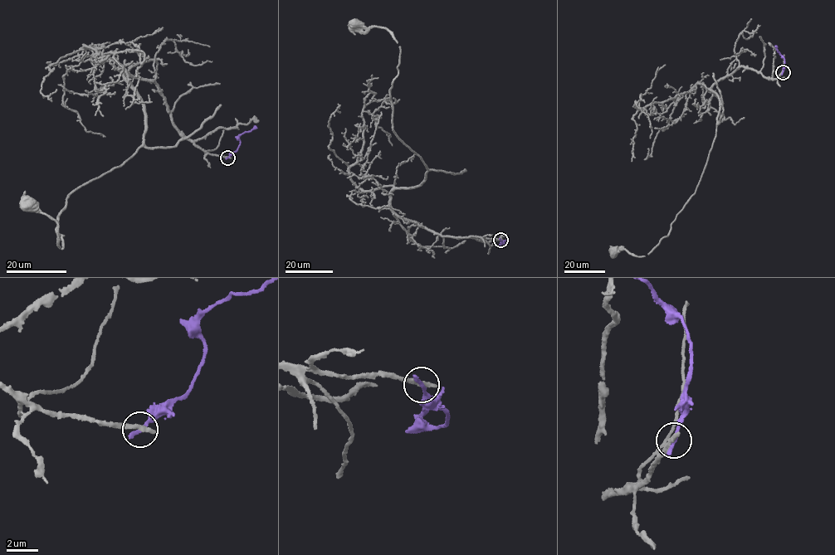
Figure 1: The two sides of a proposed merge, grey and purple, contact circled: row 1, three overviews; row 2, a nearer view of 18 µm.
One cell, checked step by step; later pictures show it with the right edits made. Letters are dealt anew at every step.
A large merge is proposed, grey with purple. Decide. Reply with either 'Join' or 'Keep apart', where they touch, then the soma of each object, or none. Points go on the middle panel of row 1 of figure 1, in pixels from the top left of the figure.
Keep apart. Place: (500, 240). Soma of grey: (355, 23). Soma of purple: none

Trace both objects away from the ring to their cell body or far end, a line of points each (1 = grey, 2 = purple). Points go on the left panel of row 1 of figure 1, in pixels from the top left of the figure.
1: (227, 157), (195, 146), (155, 84), (125, 71), (143, 145), (67, 197), (64, 247), (28, 203)
2: (227, 157), (237, 148), (239, 137), (257, 128)

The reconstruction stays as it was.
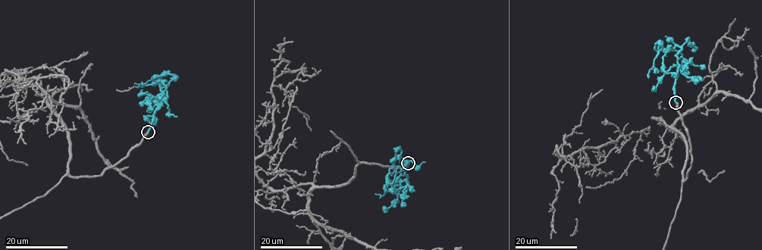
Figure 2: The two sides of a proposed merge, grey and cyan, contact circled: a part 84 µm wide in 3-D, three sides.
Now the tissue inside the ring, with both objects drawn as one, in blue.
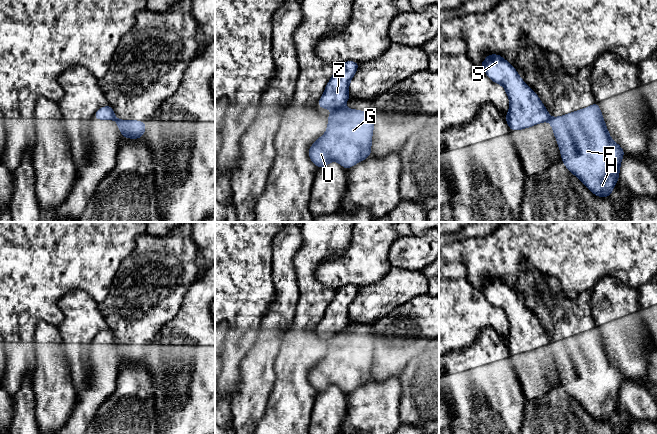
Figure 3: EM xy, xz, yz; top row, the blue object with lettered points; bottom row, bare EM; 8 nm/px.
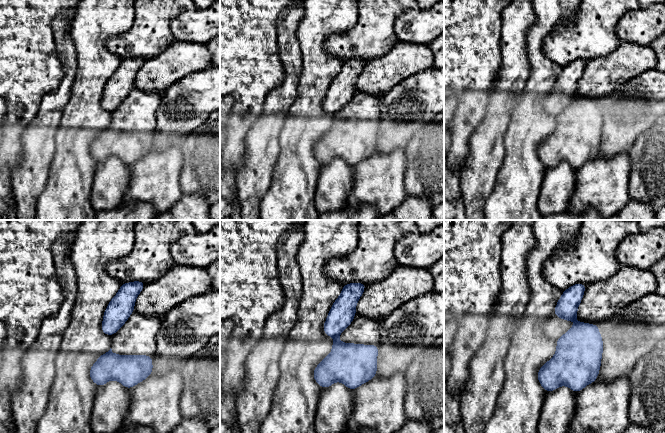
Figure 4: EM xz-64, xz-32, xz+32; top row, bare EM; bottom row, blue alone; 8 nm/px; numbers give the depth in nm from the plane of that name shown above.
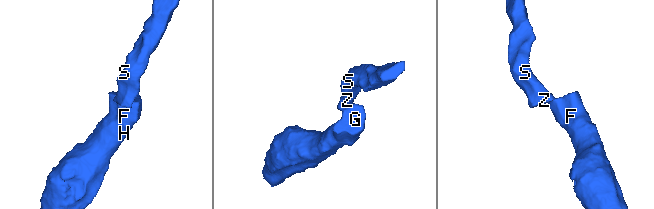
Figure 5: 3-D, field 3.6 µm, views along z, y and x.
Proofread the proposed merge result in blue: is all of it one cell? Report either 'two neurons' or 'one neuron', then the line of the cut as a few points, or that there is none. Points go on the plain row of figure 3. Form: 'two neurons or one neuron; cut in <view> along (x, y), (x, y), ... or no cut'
two neurons; cut in xz along (343, 330), (334, 335)

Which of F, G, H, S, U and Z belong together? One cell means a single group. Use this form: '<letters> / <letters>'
F G H U / S Z

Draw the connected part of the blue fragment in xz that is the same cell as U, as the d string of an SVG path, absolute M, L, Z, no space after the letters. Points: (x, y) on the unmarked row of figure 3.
M340 331L327 344L326 356L308 374L310 384L318 393L336 385L349 394L370 380L374 355L370 335Z

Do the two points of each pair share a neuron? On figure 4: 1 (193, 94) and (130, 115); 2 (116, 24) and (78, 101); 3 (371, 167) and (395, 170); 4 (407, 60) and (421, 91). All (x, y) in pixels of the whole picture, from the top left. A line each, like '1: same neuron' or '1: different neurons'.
1: different neurons
2: same neuron
3: same neuron
4: different neurons

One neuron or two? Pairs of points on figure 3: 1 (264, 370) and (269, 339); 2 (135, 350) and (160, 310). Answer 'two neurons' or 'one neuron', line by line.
1: one neuron
2: one neuron

